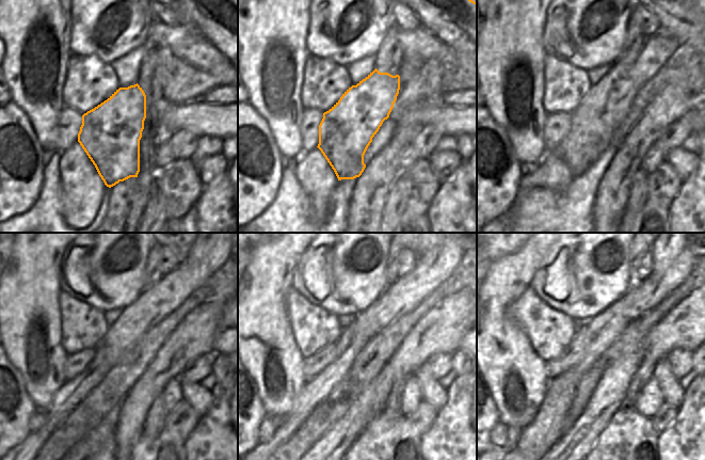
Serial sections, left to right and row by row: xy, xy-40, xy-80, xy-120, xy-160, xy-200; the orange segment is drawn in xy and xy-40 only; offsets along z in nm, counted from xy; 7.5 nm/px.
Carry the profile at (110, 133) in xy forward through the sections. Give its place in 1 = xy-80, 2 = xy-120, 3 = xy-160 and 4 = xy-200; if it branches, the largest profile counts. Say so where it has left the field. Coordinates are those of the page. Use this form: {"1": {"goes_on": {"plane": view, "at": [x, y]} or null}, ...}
{"1": {"goes_on": {"plane": "xy-80", "at": [593, 123]}}, "2": {"goes_on": {"plane": "xy-120", "at": [207, 254]}}, "3": {"goes_on": {"plane": "xy-160", "at": [435, 267]}}, "4": {"goes_on": {"plane": "xy-200", "at": [642, 297]}}}

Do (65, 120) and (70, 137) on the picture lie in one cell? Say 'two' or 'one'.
one

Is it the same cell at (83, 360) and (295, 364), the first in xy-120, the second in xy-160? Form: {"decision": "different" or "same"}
{"decision": "different"}

